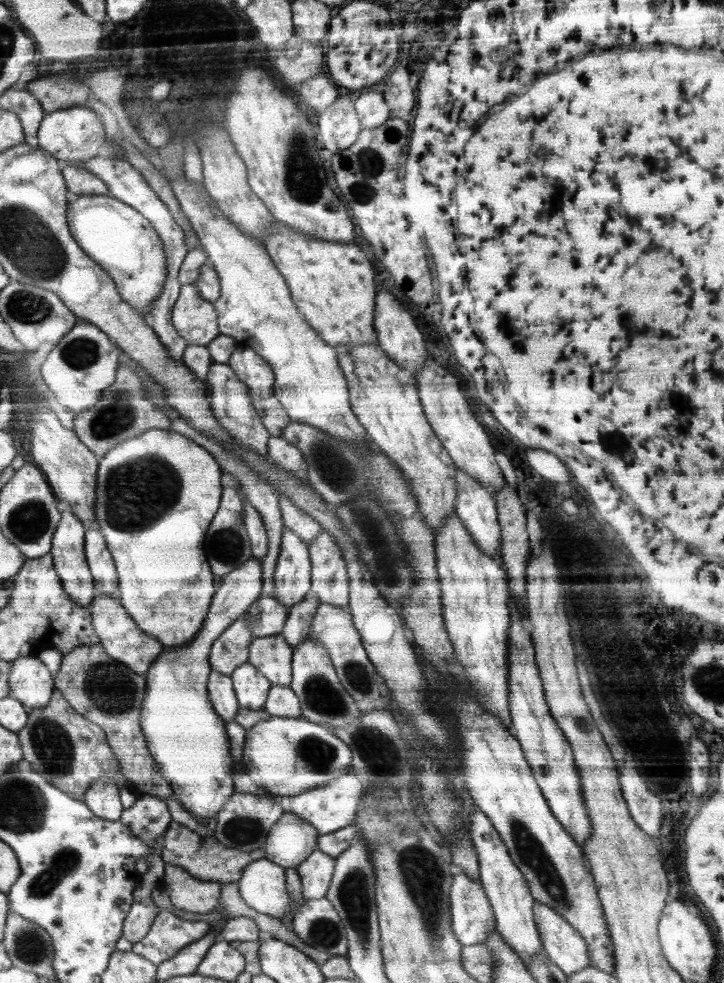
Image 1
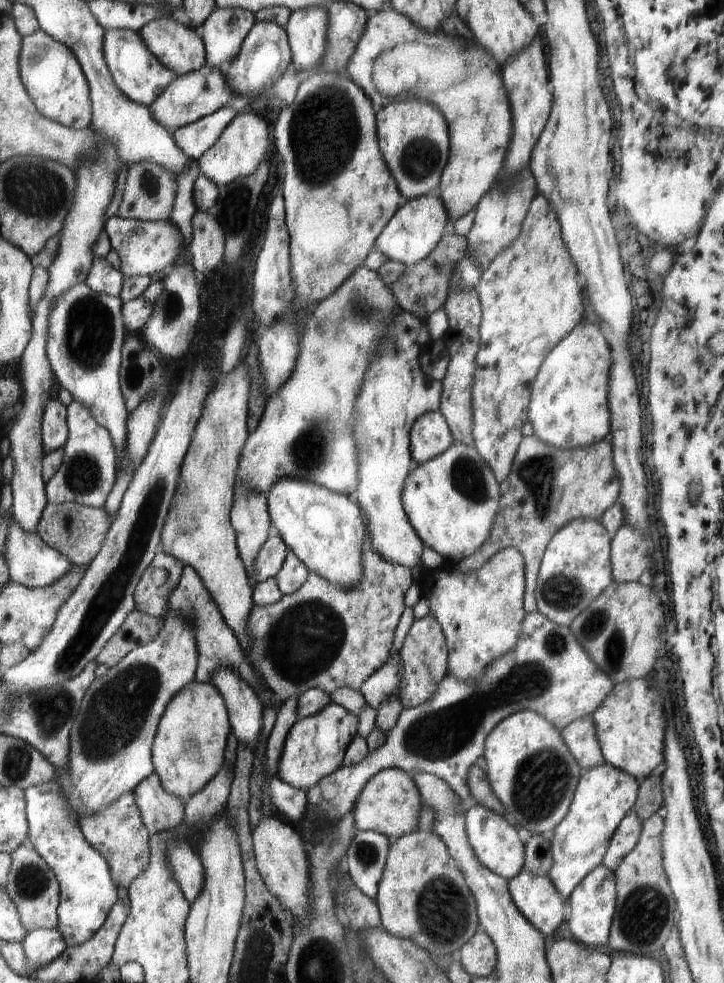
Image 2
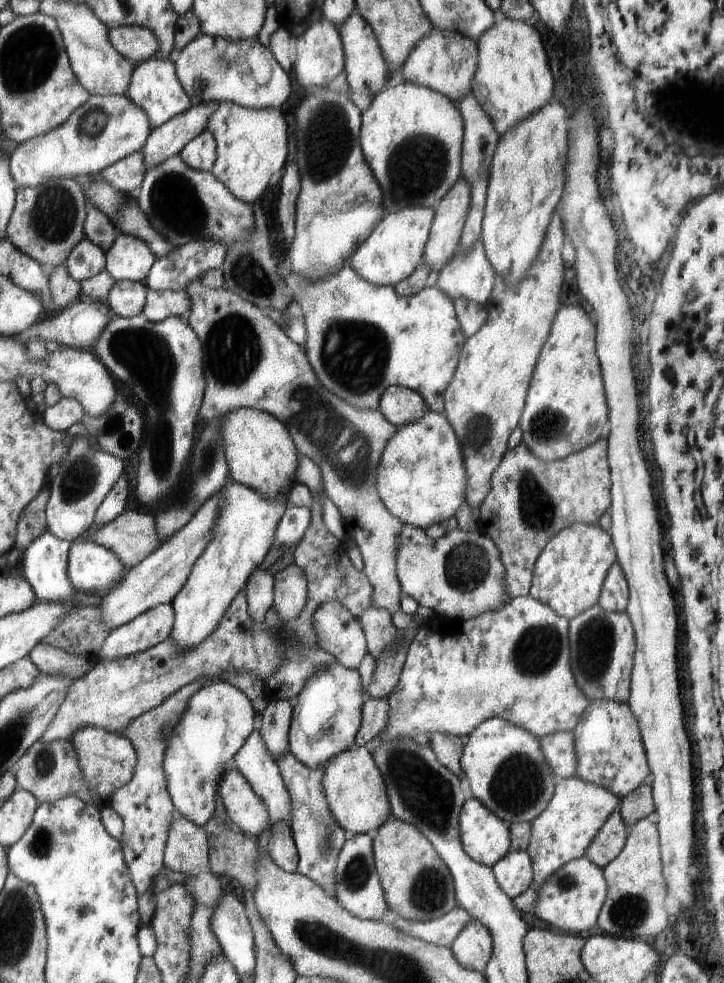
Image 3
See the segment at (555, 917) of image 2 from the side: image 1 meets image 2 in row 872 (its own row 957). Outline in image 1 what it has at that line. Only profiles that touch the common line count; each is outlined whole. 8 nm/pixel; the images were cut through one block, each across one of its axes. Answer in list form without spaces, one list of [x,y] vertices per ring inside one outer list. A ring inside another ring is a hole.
[[[477,805],[471,809],[469,820],[472,825],[469,833],[478,852],[479,880],[494,911],[495,930],[526,964],[531,956],[544,951],[533,917],[535,900],[528,889],[527,880],[511,859],[504,841]]]

